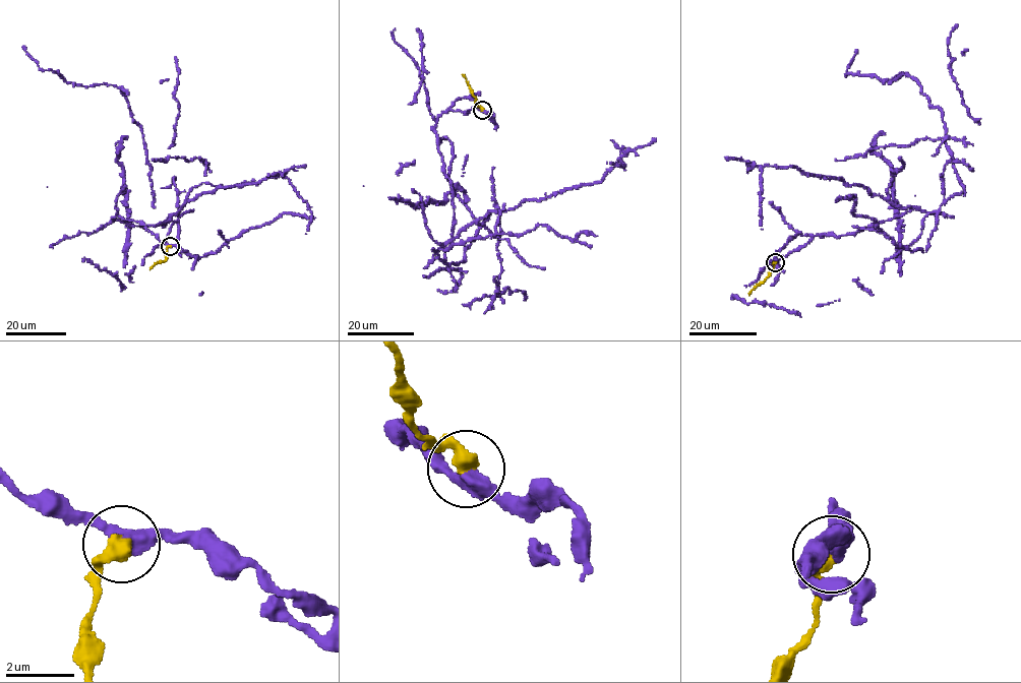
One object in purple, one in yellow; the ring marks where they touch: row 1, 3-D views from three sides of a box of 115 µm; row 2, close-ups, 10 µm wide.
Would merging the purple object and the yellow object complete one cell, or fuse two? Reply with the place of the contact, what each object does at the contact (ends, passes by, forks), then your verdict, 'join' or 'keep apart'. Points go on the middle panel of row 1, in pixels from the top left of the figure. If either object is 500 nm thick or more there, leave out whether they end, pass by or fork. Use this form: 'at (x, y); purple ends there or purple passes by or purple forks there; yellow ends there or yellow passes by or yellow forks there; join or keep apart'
at (482, 110); purple passes by; yellow ends there; keep apart

